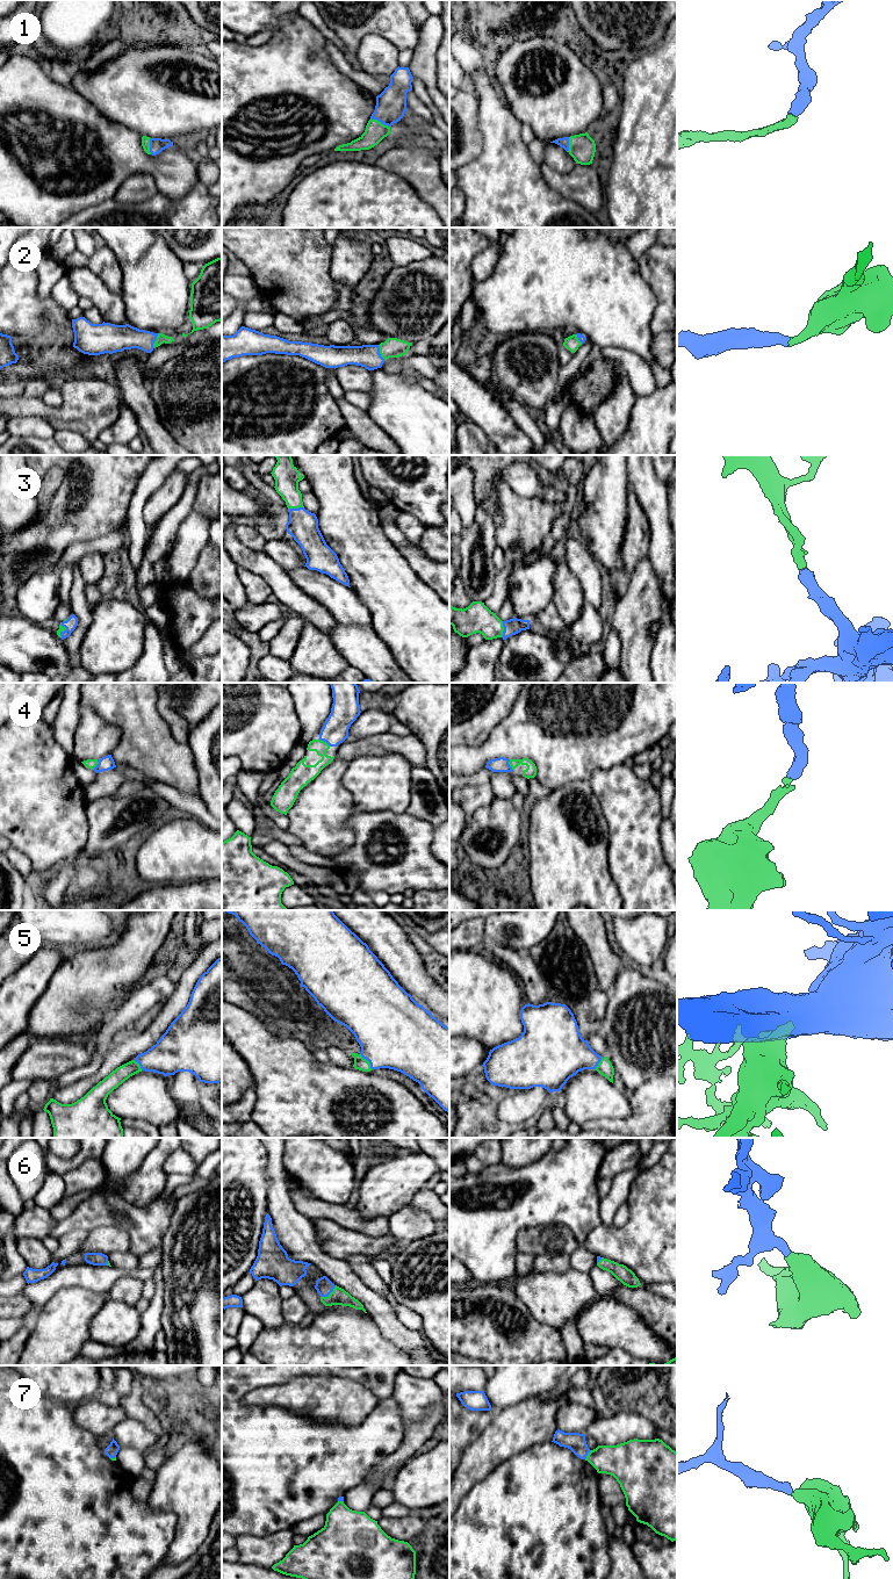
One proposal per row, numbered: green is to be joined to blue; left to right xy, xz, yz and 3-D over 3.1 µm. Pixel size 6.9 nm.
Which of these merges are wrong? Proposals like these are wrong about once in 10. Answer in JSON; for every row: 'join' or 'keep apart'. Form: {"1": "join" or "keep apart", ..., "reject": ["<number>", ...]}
{"1": "join", "2": "join", "3": "join", "4": "join", "5": "join", "6": "join", "7": "join", "reject": []}

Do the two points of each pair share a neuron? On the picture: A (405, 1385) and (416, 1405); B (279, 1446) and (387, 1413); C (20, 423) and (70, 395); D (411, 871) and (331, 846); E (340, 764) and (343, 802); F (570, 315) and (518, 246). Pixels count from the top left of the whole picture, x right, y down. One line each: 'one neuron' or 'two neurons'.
A: one neuron
B: one neuron
C: two neurons
D: two neurons
E: one neuron
F: one neuron

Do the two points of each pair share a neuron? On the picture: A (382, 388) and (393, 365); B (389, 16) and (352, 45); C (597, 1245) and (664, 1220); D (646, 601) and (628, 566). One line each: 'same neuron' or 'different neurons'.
A: different neurons
B: same neuron
C: same neuron
D: different neurons

